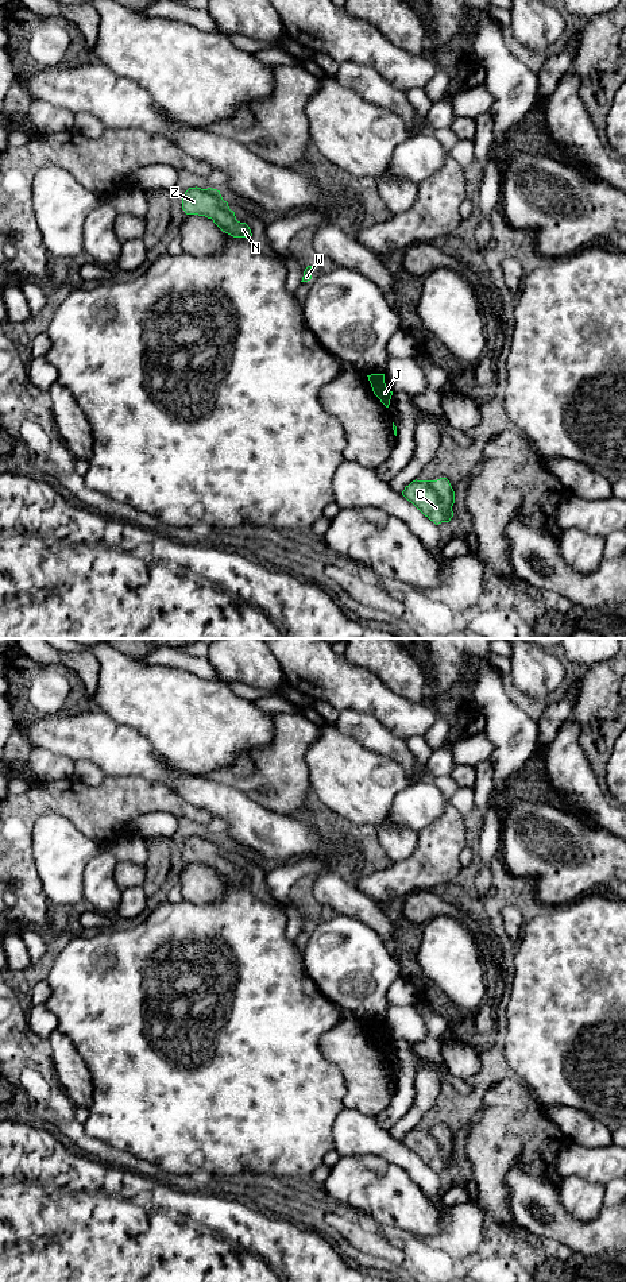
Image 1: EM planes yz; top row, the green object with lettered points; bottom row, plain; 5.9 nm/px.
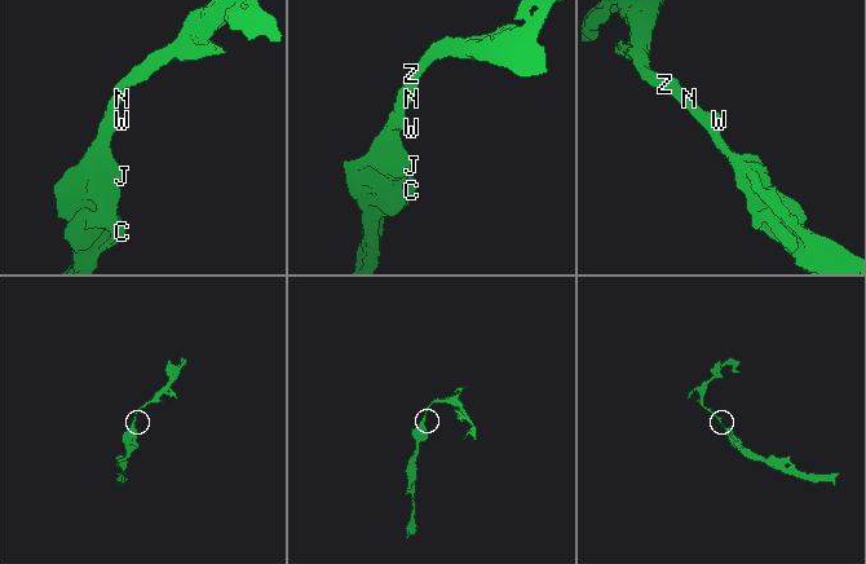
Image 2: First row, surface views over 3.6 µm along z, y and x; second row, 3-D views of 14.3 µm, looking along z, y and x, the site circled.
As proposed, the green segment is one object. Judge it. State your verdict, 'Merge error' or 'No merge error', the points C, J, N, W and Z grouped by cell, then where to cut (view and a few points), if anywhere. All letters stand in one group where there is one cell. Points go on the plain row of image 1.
No merge error. Groups: C J N W Z. No split

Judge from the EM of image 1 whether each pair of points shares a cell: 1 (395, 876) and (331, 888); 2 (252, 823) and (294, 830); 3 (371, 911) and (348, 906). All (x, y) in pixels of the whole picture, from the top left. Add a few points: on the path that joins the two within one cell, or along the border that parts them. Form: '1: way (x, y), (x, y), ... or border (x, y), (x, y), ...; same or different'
1: border (352, 883), (377, 903); different
2: way (263, 830), (283, 830); same
3: way (366, 910), (354, 906); same

